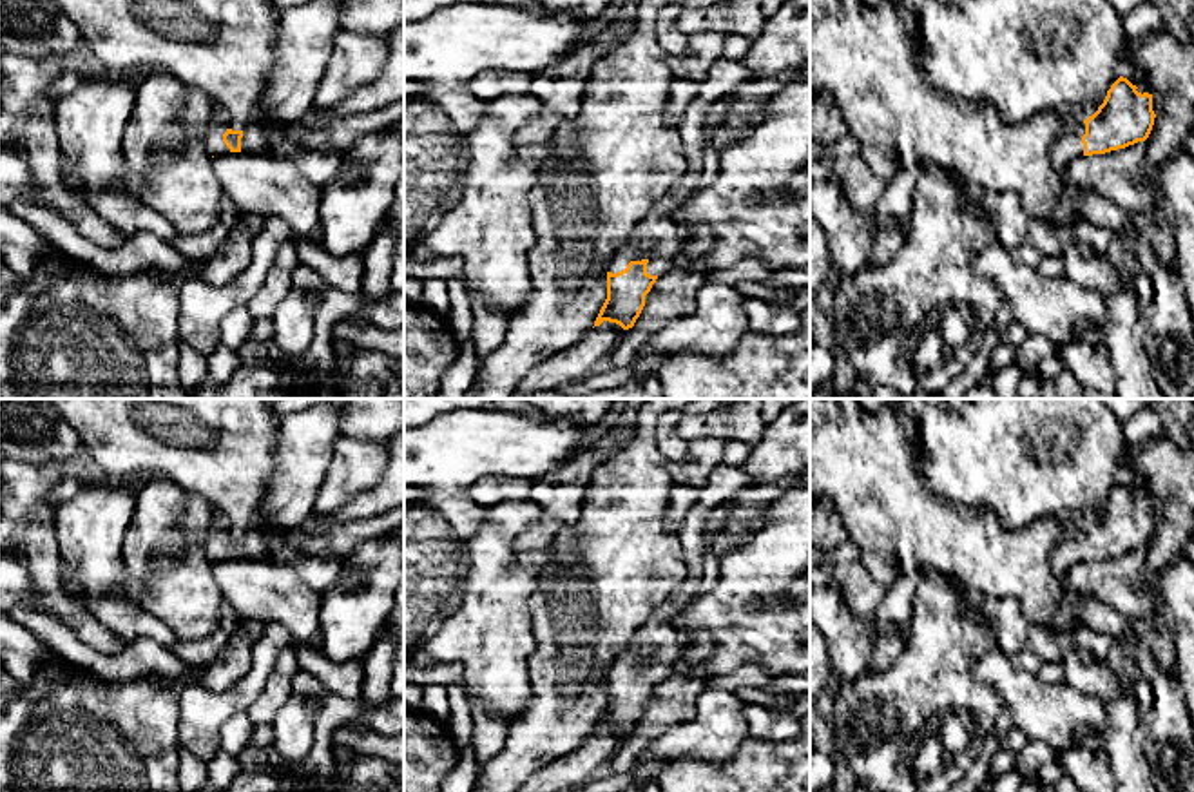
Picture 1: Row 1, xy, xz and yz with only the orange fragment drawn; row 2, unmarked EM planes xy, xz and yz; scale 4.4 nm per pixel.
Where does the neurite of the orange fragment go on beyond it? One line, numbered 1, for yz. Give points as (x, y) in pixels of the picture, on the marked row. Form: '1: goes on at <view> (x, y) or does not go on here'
1: goes on at yz (1066, 147)

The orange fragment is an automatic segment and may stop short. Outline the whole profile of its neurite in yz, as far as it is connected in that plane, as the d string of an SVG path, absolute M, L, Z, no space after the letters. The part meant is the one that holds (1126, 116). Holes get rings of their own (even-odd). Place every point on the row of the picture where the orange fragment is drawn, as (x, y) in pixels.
M1120 76L1098 111L1080 120L1049 145L1054 169L1080 156L1105 154L1145 141L1154 125L1152 94L1138 92L1127 78Z

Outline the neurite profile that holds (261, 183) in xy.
M230 152L212 158L223 192L241 216L281 217L295 236L312 234L319 223L321 192L297 163L274 152Z

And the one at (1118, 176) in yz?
M1147 141L1105 154L1080 156L1067 165L1067 179L1089 192L1098 194L1140 217L1160 207L1156 183L1143 179Z

